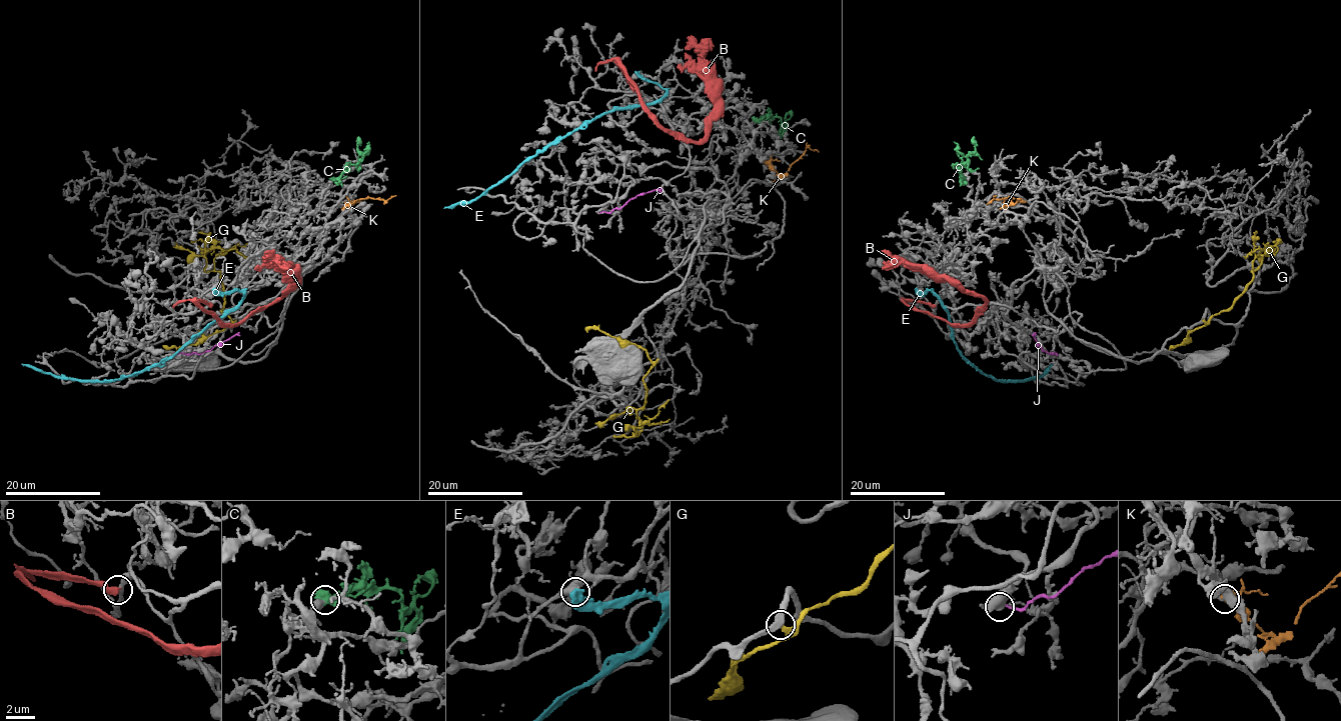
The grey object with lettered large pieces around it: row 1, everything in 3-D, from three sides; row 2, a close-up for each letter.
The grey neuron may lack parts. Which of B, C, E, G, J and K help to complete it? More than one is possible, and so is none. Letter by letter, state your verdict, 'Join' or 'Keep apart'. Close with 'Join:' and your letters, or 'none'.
B: Keep apart
C: Join
E: Keep apart
G: Keep apart
J: Keep apart
K: Keep apart
Join: C

